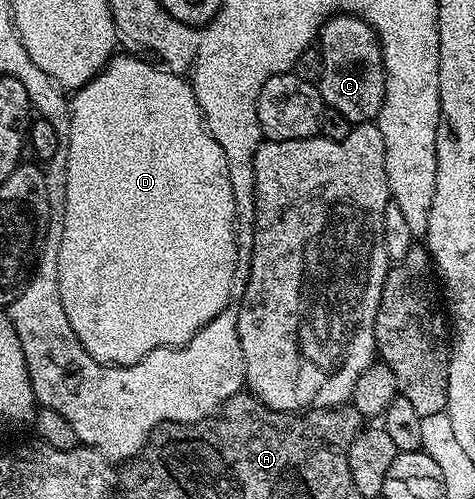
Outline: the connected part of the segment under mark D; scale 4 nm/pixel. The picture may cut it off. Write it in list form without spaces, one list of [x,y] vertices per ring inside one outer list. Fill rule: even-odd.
[[[116,55],[108,60],[102,71],[96,73],[69,100],[71,129],[69,130],[69,158],[67,159],[67,185],[65,186],[65,214],[59,236],[59,253],[57,254],[57,282],[61,294],[61,306],[65,310],[65,318],[69,318],[69,326],[73,326],[73,334],[77,334],[81,346],[85,346],[88,350],[96,350],[95,348],[139,348],[138,355],[145,357],[158,348],[177,348],[188,344],[208,322],[217,318],[217,314],[221,314],[232,303],[231,291],[235,288],[235,267],[240,267],[241,261],[239,259],[239,243],[235,241],[235,199],[233,198],[233,182],[229,182],[229,162],[225,158],[225,150],[221,150],[221,146],[217,146],[213,134],[208,130],[207,122],[203,118],[203,112],[199,109],[199,103],[190,84],[176,72],[163,66],[158,67],[154,68],[153,65],[146,64],[145,61],[138,60],[135,56]]]

